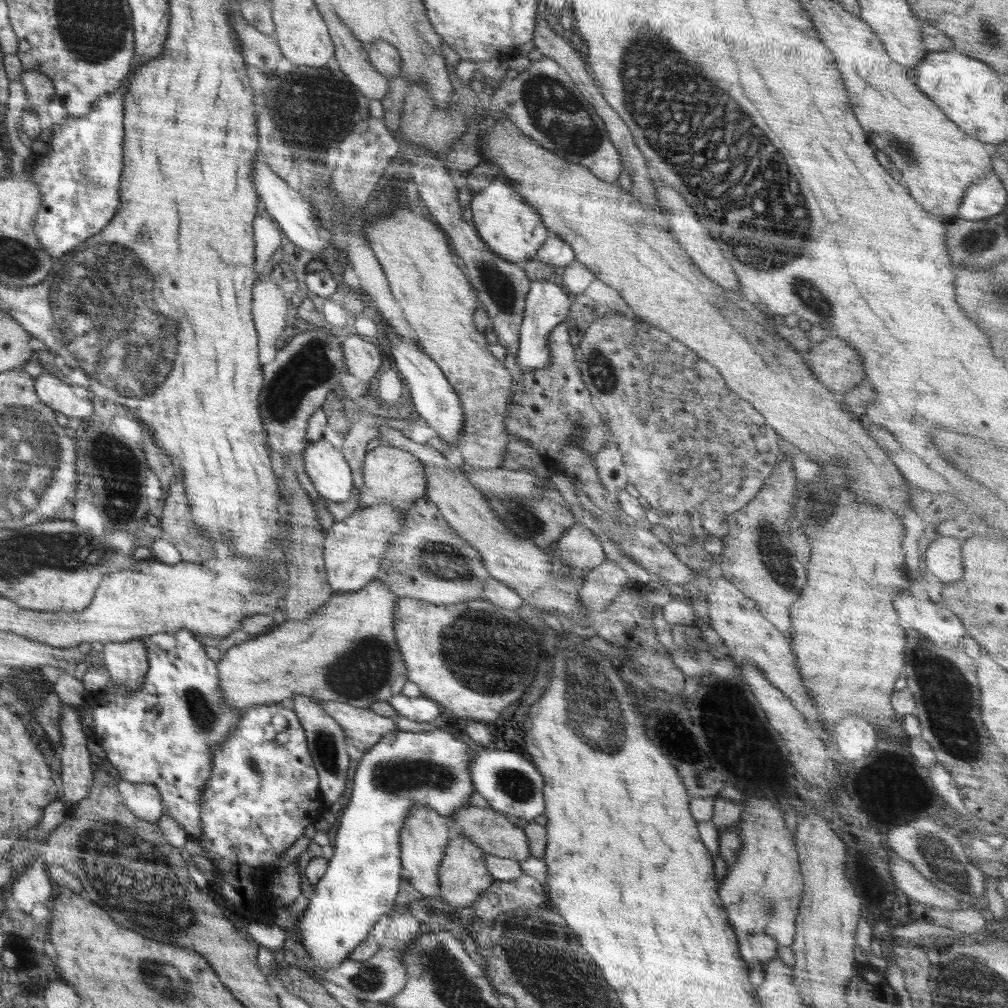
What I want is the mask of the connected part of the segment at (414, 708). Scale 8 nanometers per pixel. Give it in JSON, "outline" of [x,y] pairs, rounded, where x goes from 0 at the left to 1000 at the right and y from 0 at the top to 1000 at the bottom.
{"outline":[[[397,688],[389,690],[385,697],[393,704],[395,713],[402,711],[414,716],[430,716],[438,706],[438,699],[437,697],[419,688],[416,691],[405,691]]]}

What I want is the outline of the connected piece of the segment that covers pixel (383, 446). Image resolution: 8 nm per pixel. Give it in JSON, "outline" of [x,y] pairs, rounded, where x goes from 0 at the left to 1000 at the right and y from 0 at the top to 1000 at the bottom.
{"outline":[[[383,438],[363,447],[360,458],[360,475],[361,478],[355,486],[357,504],[368,503],[375,499],[387,499],[403,508],[413,496],[422,492],[423,489],[421,463],[415,453],[401,445],[385,441]]]}

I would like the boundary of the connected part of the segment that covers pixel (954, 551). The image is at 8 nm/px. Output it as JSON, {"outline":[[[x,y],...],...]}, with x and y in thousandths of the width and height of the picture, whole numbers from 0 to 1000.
{"outline":[[[937,532],[927,536],[919,546],[919,565],[931,571],[935,577],[952,575],[956,569],[954,552],[952,552],[952,536]]]}

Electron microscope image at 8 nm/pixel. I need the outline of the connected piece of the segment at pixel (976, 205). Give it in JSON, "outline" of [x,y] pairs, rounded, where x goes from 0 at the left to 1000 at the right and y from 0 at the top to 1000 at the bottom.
{"outline":[[[984,169],[957,188],[948,215],[959,219],[980,217],[994,210],[998,199],[998,188]]]}

